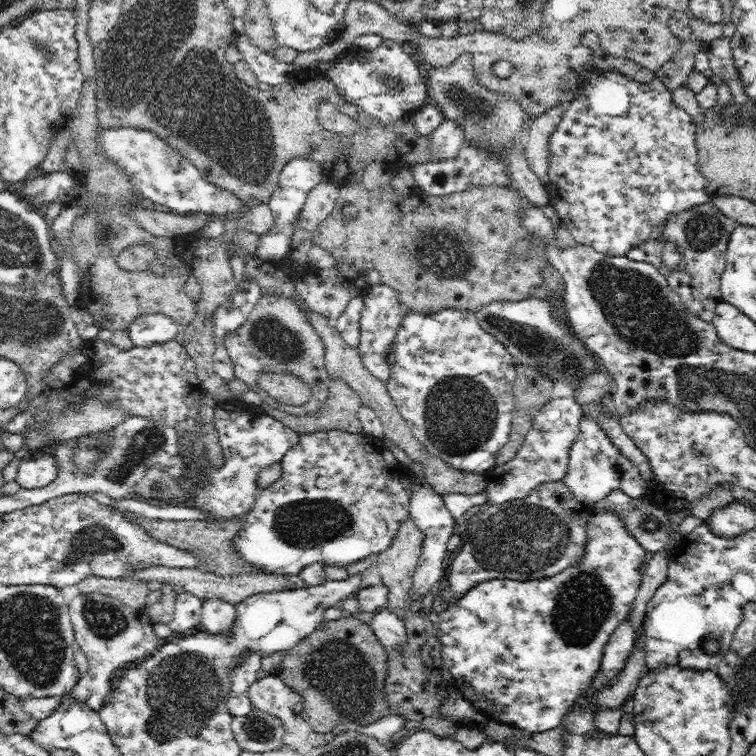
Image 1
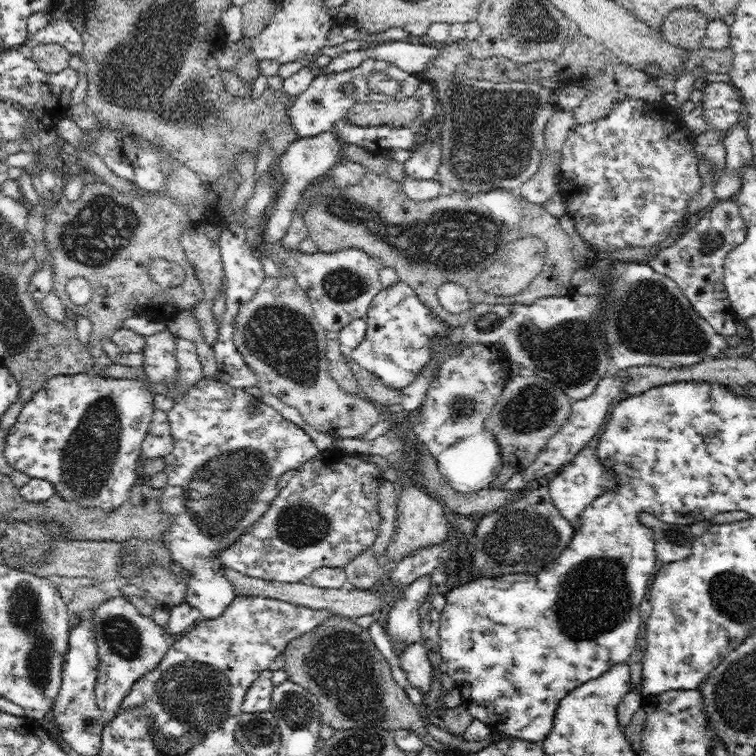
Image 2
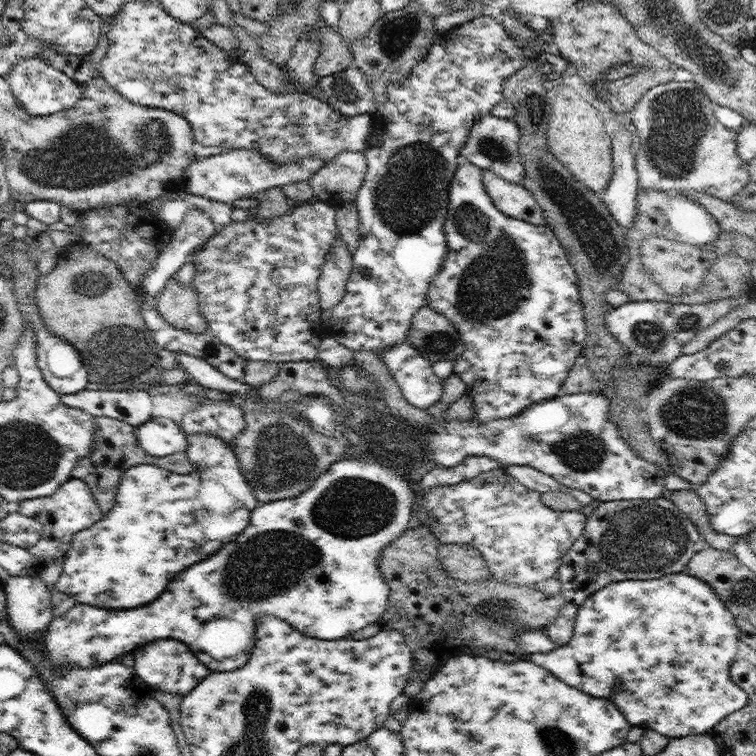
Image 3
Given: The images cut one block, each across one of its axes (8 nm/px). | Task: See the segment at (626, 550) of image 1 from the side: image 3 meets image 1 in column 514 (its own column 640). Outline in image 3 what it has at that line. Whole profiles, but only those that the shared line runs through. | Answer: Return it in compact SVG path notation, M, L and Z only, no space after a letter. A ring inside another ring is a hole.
M682 572L668 574L656 579L614 582L597 590L589 598L586 598L584 604L577 610L575 628L570 642L552 649L549 653L529 654L529 661L549 670L568 686L573 686L589 694L590 697L612 699L631 725L654 730L670 738L678 738L688 734L708 734L709 730L723 718L741 710L749 702L748 693L740 688L740 685L735 683L730 676L731 664L735 661L736 652L738 652L738 641L741 640L738 635L740 632L738 632L735 616L712 591L712 588L700 578L694 578L686 572Z

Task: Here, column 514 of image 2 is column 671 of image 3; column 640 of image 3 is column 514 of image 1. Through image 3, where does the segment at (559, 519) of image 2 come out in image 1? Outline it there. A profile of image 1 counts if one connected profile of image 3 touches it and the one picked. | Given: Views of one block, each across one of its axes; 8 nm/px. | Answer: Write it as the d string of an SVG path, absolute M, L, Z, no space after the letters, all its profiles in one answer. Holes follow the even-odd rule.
M563 480L543 482L526 498L486 505L469 525L470 536L461 549L453 549L443 586L450 589L452 599L456 595L462 598L474 586L492 579L527 582L576 566L586 553L588 517L592 513L592 506L576 500Z

